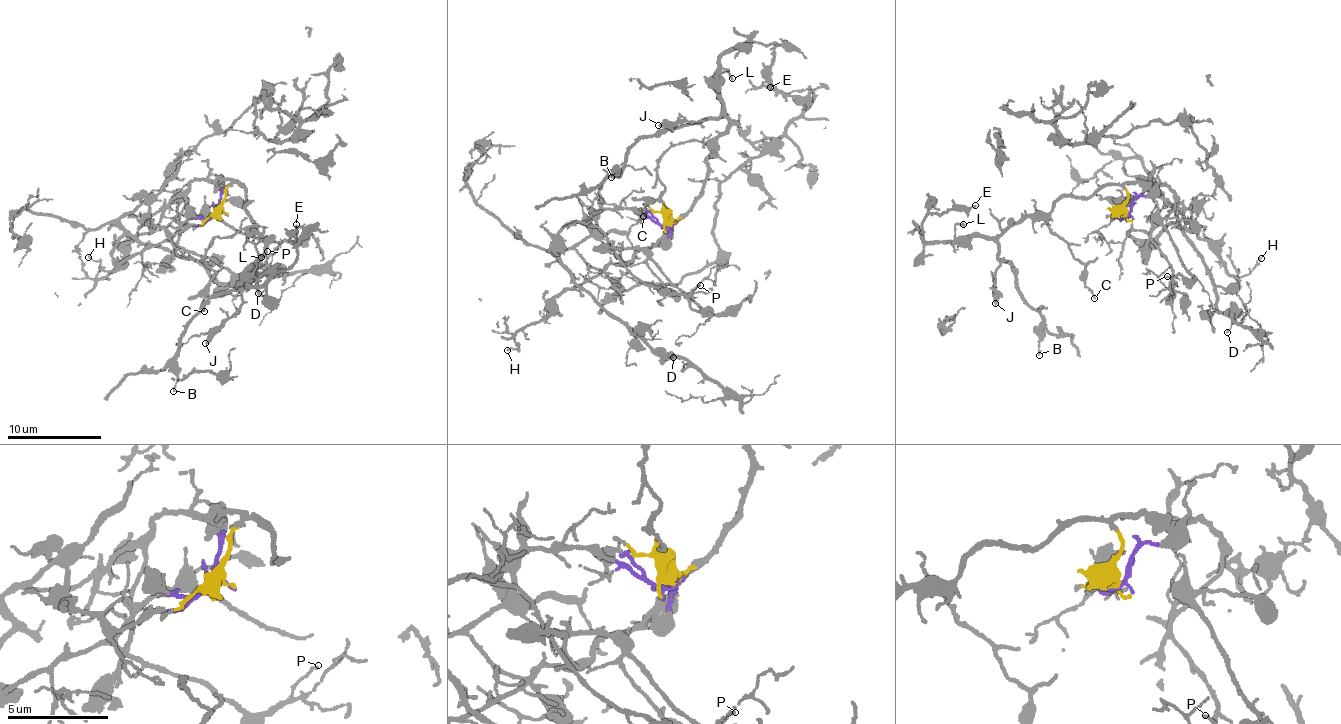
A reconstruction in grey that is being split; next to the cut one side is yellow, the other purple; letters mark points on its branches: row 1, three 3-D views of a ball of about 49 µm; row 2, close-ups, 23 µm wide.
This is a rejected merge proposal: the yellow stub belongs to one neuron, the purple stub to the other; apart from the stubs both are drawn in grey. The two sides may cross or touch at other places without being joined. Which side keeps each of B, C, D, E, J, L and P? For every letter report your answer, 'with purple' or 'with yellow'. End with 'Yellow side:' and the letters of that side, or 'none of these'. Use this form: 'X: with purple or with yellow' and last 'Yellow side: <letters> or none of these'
B: with yellow
C: with yellow
D: with purple
E: with yellow
J: with yellow
L: with yellow
P: with purple
Yellow side: B, C, E, J, L

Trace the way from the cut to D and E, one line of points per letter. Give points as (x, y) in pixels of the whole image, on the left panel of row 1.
D: (222, 211), (179, 234), (150, 221), (144, 202), (119, 222), (145, 243), (258, 293)
E: (222, 213), (232, 182), (242, 187), (264, 243), (244, 277), (250, 285), (284, 271), (296, 254), (297, 224)

